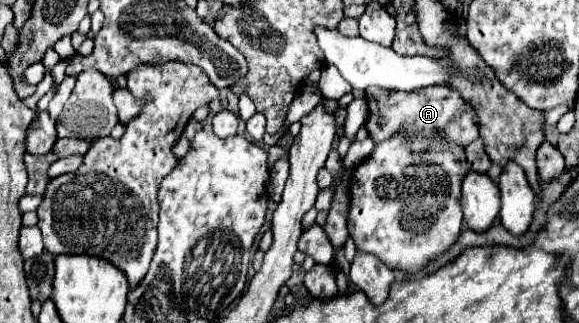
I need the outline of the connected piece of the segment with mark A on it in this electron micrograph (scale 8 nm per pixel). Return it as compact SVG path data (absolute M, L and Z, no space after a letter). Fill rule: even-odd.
M449 85L425 87L421 91L409 91L409 93L403 91L391 93L381 87L369 87L365 95L369 105L367 129L369 135L375 139L375 143L389 139L393 133L405 133L411 137L413 149L421 151L427 147L427 139L435 139L437 135L449 139L451 143L461 145L469 145L473 139L479 137L479 125L473 107L459 95L457 89L451 89Z

